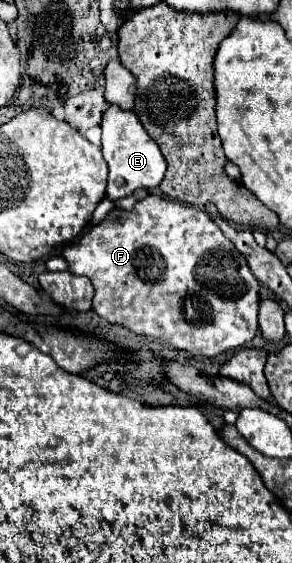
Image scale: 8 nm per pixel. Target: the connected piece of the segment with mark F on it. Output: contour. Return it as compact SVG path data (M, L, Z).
M147 195L133 211L113 209L107 213L99 225L81 235L81 241L65 245L61 255L71 273L91 279L95 287L93 311L105 321L131 329L137 335L161 339L193 355L217 357L249 343L259 329L259 281L245 257L199 207L163 199L161 195Z

